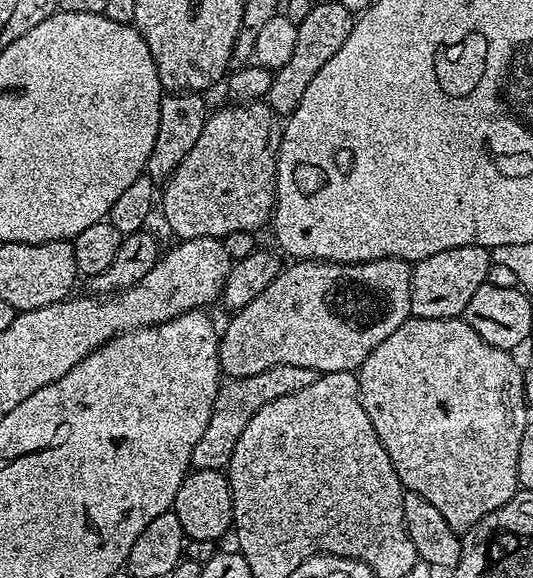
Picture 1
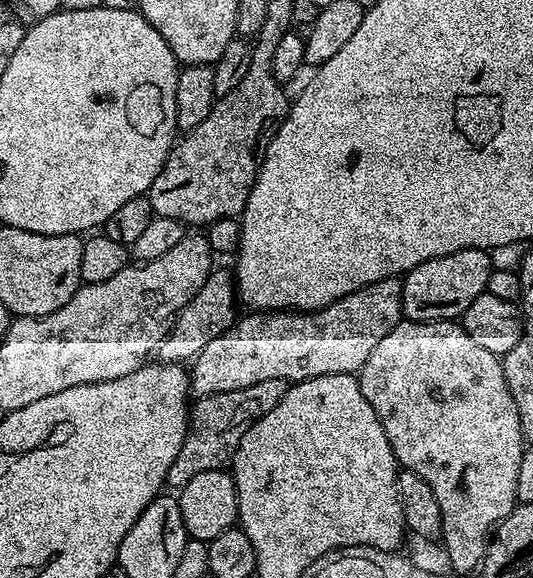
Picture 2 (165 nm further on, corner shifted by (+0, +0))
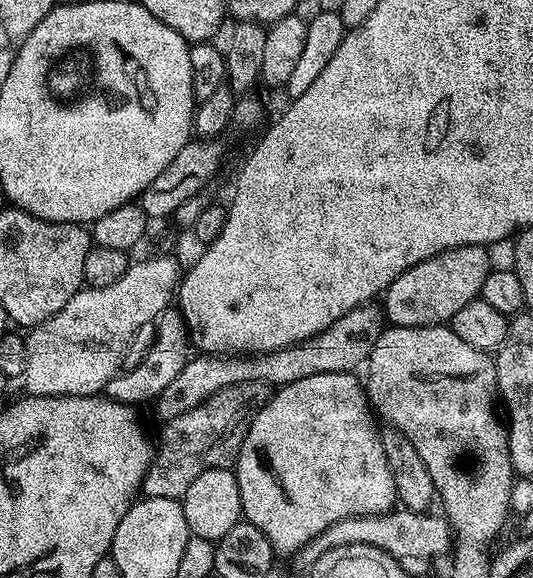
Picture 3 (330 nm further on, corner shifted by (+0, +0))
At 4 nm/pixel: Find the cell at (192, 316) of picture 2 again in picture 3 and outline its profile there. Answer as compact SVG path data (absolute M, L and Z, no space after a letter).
M169 306L162 310L162 314L156 319L154 335L149 343L148 349L144 351L141 360L135 361L123 374L118 375L108 383L106 389L107 399L116 401L119 404L129 406L141 406L147 402L155 401L166 386L170 386L171 380L182 370L182 366L190 359L190 337L188 327L184 325L184 318L180 314L179 307Z

